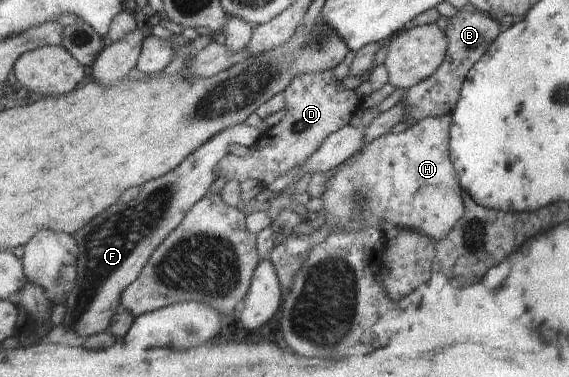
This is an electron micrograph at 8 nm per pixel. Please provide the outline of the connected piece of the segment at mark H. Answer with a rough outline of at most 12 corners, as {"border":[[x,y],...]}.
{"border":[[451,115],[330,170],[312,221],[446,238],[464,216]]}

